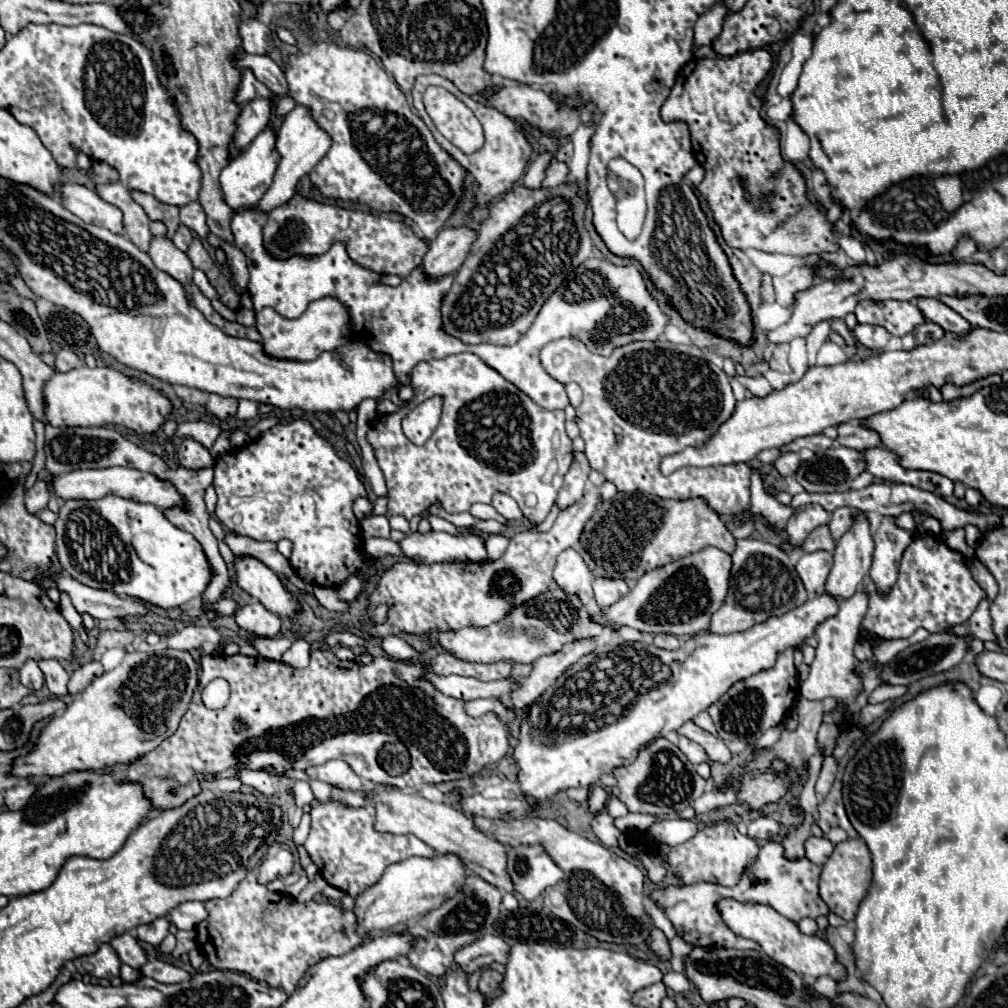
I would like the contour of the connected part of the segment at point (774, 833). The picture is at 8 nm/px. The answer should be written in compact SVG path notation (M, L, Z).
M758 816L748 824L748 836L760 840L776 840L780 836L780 824L768 816Z

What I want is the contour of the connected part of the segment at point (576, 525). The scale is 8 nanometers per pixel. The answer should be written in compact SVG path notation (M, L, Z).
M608 480L602 486L590 486L578 504L564 508L554 526L548 532L526 530L512 536L508 550L494 562L450 562L450 564L420 564L398 562L386 570L370 594L370 608L388 604L388 622L370 626L378 638L396 636L398 632L410 632L424 636L430 630L460 630L464 626L488 626L502 620L512 606L524 604L530 598L548 590L556 558L566 548L578 544L584 524L596 510L596 504L610 500L616 494L616 486Z

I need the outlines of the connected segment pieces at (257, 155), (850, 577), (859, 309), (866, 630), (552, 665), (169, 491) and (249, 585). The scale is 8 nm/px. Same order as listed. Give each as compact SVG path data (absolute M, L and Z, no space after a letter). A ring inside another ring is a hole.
M264 128L254 140L252 144L242 152L238 154L222 172L220 172L220 186L222 186L222 192L224 192L224 198L226 198L226 204L232 208L232 210L240 210L240 208L250 208L250 206L256 206L260 202L260 198L264 196L264 192L268 190L268 186L272 184L272 178L274 178L274 172L278 168L278 162L280 162L280 156L276 152L276 130L270 128Z
M854 512L852 528L836 542L834 566L826 580L826 592L834 598L850 598L864 582L872 564L874 542L866 512Z
M886 300L886 302L862 302L856 306L856 318L860 324L884 326L894 336L904 336L912 332L914 326L924 322L922 312L912 302Z
M916 536L912 540L912 544L906 548L906 552L902 556L898 580L896 580L894 588L888 592L888 596L878 596L878 592L874 588L868 588L868 592L870 592L870 604L868 604L868 612L862 620L862 634L876 634L886 640L910 638L918 628L926 628L928 632L942 632L948 626L962 624L976 610L978 602L986 598L986 592L974 582L966 562L964 562L964 556L956 550L950 550L938 536Z
M586 638L564 644L562 650L538 658L534 662L532 674L522 678L522 686L510 694L512 706L520 710L532 700L536 700L546 688L550 688L550 684L554 684L558 676L562 676L562 672L566 672L566 668L576 664L582 656L590 654L592 650L594 650L594 638Z
M118 466L116 468L102 468L102 470L74 470L74 472L68 472L64 476L56 476L54 478L54 494L58 494L64 500L72 500L72 498L98 500L102 496L114 494L114 496L128 498L134 502L152 504L160 510L170 510L176 506L186 510L186 502L184 502L182 494L168 480L160 480L154 474L140 472L134 468L118 468Z
M238 556L234 560L236 582L250 596L258 598L270 612L292 616L300 604L282 586L280 578L252 556Z

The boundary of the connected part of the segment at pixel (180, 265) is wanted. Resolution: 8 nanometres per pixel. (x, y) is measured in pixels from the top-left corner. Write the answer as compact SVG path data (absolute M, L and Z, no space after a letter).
M152 220L150 232L152 232L152 242L150 242L150 250L148 250L150 258L154 260L154 264L160 270L168 272L170 276L174 276L176 280L180 280L186 286L192 280L192 270L194 270L190 258L182 250L178 250L172 240L166 238L168 230L162 222Z

